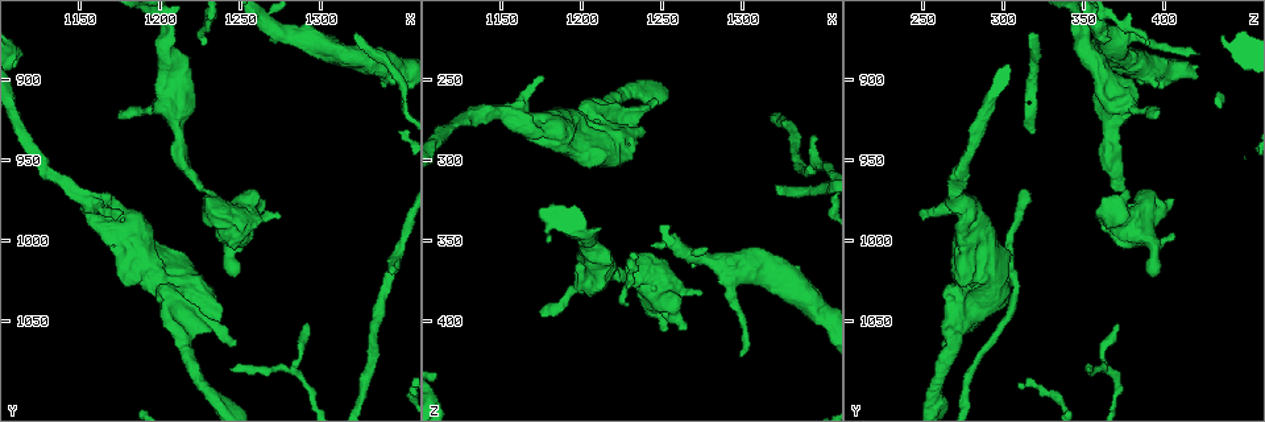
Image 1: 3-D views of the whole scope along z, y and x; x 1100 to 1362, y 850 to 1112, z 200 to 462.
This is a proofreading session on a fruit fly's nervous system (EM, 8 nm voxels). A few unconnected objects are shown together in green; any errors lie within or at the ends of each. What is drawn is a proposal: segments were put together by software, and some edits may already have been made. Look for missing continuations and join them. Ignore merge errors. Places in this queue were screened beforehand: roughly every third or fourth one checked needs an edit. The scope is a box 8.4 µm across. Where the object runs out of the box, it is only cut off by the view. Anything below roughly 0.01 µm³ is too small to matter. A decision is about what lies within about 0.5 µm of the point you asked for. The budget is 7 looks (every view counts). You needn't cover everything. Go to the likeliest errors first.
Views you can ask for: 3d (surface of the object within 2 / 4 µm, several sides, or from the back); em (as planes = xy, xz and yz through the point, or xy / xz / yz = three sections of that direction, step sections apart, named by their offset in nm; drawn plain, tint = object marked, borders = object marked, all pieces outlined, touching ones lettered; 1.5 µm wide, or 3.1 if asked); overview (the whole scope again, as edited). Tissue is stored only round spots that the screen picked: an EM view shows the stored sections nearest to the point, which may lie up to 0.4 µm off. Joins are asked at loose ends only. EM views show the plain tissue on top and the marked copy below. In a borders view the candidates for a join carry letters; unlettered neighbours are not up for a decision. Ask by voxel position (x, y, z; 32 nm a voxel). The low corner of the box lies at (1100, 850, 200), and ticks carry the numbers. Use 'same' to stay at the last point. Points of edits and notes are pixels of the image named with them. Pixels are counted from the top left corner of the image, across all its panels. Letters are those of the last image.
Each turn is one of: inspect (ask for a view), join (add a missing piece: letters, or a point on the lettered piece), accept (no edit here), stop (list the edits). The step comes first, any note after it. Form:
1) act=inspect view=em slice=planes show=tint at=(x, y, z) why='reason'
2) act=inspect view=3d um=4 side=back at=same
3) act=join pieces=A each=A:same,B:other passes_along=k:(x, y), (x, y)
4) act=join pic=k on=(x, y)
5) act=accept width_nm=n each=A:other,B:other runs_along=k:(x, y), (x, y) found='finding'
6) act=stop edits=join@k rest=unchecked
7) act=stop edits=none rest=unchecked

act=inspect view=em slice=planes show=borders at=(1176, 924, 396) why='an open end'

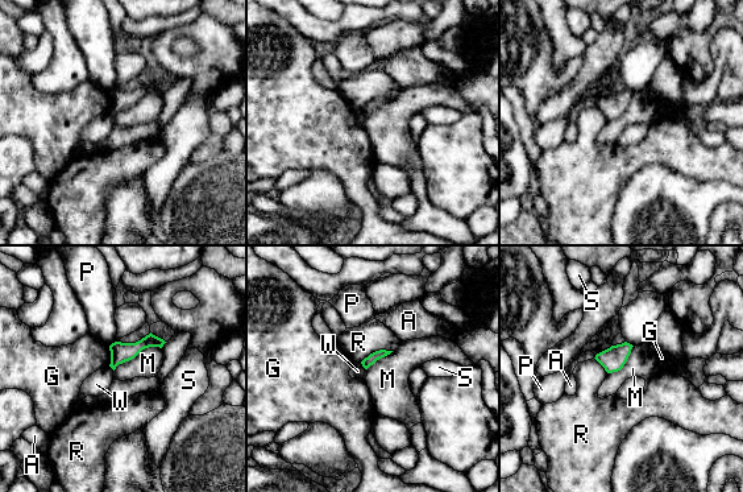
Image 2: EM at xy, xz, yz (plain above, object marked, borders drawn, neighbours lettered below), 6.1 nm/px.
act=accept each=A:other,G:other,M:other,P:other,R:other,S:other,W:other border=2:(161, 347), (145, 347), (113, 371) found='none of them fits'

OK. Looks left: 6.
act=inspect view=em slice=planes show=borders at=(1300, 886, 420) why='thin end'

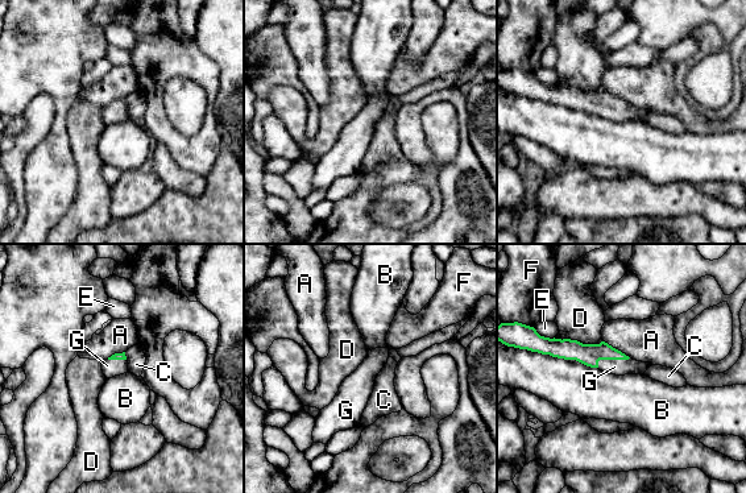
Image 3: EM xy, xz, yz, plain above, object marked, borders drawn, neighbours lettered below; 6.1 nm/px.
act=join pieces=G each=A:other,B:other,C:other,D:other,E:other,F:other,G:same passes_along=3:(589, 355), (610, 359), (614, 367) found='the neuron continues'

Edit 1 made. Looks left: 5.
act=inspect view=overview why='redraw'

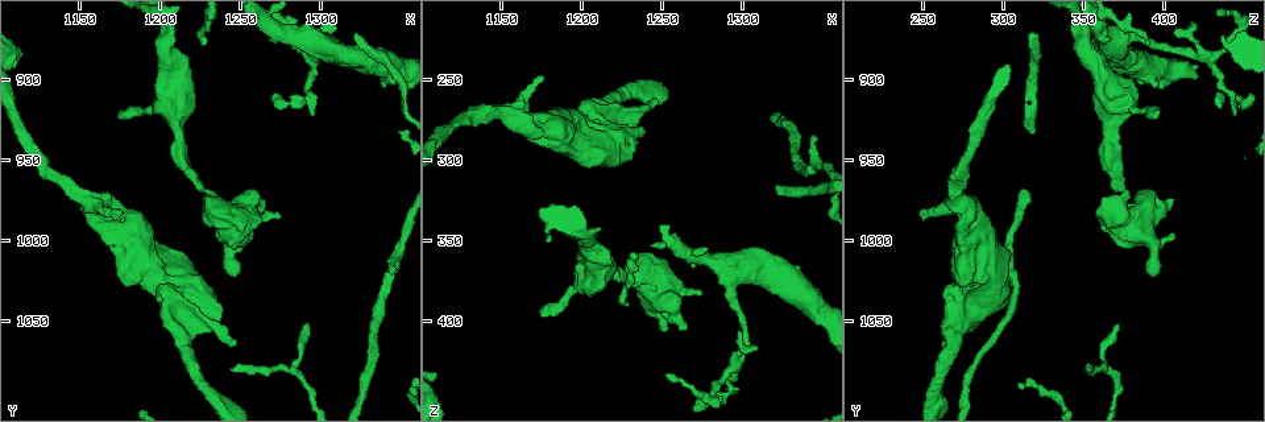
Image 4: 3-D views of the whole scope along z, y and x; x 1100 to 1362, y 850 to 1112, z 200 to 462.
act=inspect view=em slice=yz step=4 show=borders at=(1322, 874, 314) why='free end'

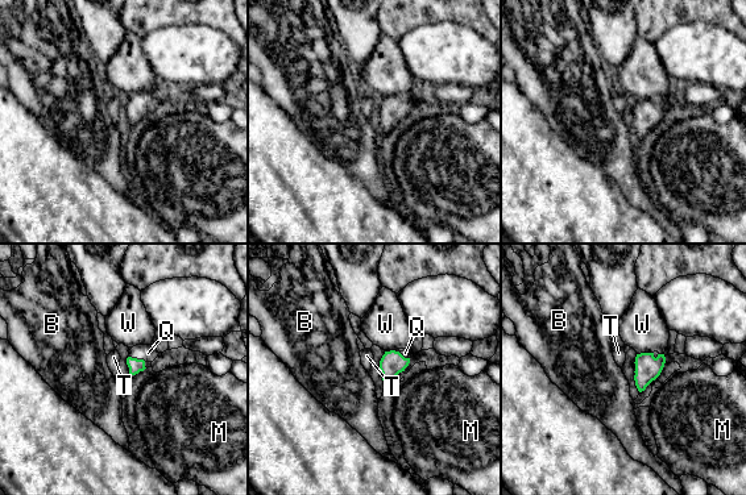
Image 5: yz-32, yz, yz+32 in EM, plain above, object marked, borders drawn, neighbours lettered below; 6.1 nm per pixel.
act=inspect view=em slice=planes show=borders at=same why='cut it another way'

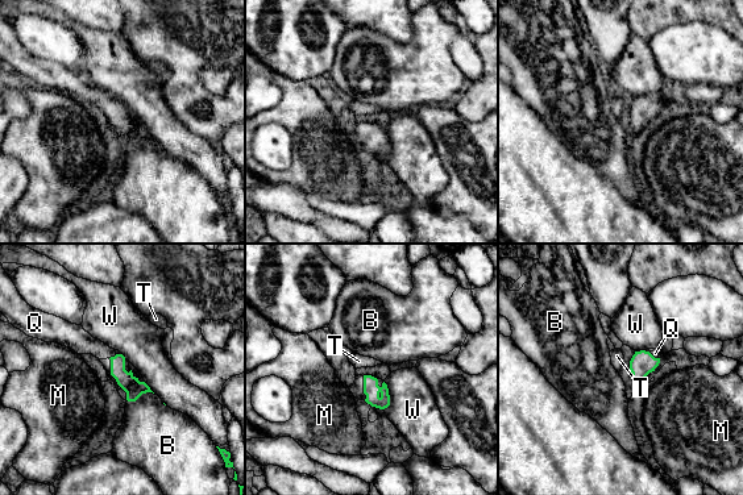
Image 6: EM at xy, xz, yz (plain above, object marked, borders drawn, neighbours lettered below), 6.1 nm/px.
act=join pieces=Q width_nm=120 each=B:other,M:other,Q:same,T:other,W:other passes_along=6:(131, 385), (112, 357), (77, 338) found='the neuron continues'

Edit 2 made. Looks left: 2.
act=stop edits=join@3,join@6 rest=unchecked

